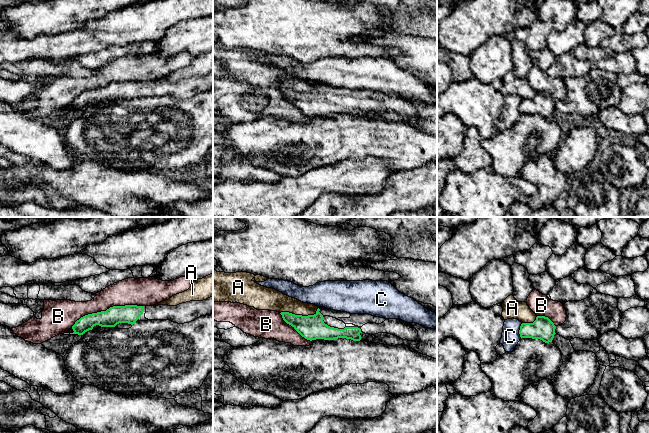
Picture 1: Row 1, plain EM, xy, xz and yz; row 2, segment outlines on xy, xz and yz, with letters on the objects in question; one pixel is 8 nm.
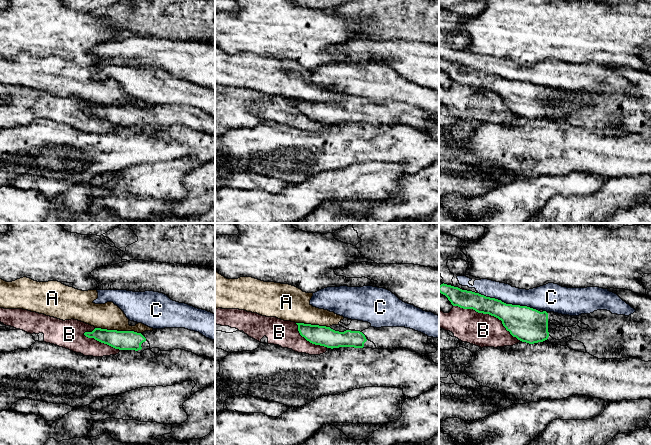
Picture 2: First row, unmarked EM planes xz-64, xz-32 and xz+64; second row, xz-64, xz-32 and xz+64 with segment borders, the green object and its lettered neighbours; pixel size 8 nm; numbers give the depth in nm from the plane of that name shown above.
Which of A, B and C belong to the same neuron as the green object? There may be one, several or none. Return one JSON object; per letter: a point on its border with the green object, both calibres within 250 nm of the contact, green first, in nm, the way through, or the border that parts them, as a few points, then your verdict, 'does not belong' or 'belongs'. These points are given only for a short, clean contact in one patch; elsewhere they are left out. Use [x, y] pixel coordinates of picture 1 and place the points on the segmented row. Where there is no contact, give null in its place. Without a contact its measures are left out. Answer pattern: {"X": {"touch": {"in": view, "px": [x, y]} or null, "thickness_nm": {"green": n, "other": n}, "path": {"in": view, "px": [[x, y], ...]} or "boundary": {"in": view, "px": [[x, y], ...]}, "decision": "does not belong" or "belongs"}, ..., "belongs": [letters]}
{"A": {"touch": {"in": "xz", "px": [300, 315]}, "thickness_nm": {"green": 200, "other": 170}, "decision": "does not belong"}, "B": {"touch": {"in": "xy", "px": [107, 309]}, "thickness_nm": {"green": 150, "other": 220}, "decision": "does not belong"}, "C": {"touch": {"in": "yz", "px": [519, 330]}, "thickness_nm": {"green": 180, "other": 140}, "decision": "does not belong"}, "belongs": []}

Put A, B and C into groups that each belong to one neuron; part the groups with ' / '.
A / B / C

